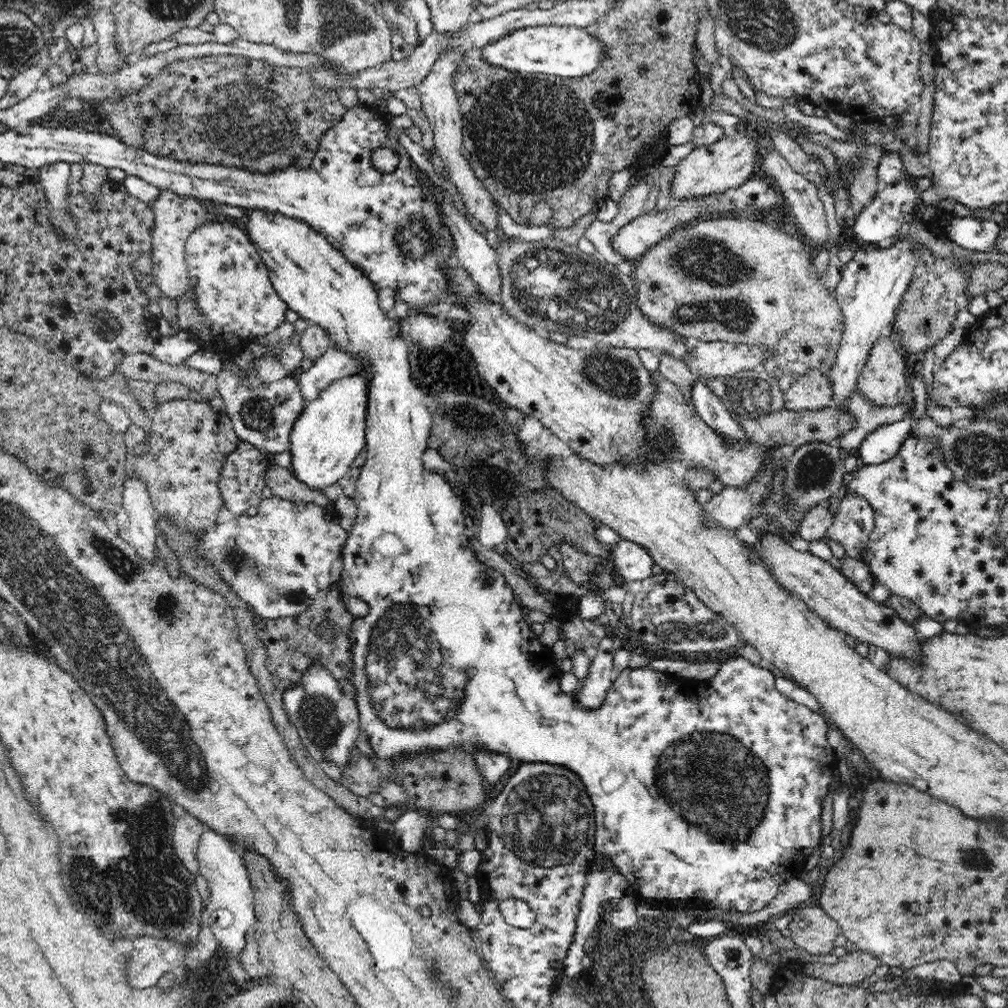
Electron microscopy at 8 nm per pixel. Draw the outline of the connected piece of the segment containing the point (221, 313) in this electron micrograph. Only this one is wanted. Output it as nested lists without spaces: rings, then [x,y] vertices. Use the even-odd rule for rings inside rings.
[[[230,220],[224,222],[204,222],[204,224],[198,225],[198,228],[194,228],[194,230],[188,234],[188,238],[184,244],[184,256],[187,265],[189,286],[194,290],[194,294],[196,294],[194,306],[200,308],[200,312],[202,312],[201,315],[204,316],[204,328],[206,328],[206,332],[208,332],[208,342],[206,342],[202,340],[202,338],[199,338],[196,333],[193,334],[185,331],[186,334],[192,336],[194,343],[198,343],[198,350],[211,350],[214,354],[220,356],[221,360],[230,360],[233,357],[238,356],[240,352],[244,352],[251,342],[256,342],[261,338],[264,338],[264,336],[270,334],[270,332],[274,332],[276,328],[280,328],[280,326],[286,322],[286,310],[288,310],[289,304],[286,304],[286,301],[282,300],[282,297],[276,292],[276,289],[271,284],[267,267],[263,264],[262,258],[260,258],[258,251],[256,251],[254,245],[251,243],[251,238],[246,234],[244,229],[238,228],[238,226],[235,226]]]

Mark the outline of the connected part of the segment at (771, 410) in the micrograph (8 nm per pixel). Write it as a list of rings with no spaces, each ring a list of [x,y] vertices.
[[[764,366],[744,370],[733,376],[705,376],[705,373],[702,372],[696,374],[696,380],[706,385],[737,419],[762,420],[766,416],[772,416],[772,414],[778,414],[778,412],[787,409],[785,392],[780,386],[778,376],[768,372]]]

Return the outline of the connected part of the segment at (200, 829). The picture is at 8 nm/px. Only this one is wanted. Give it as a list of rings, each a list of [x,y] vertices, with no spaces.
[[[188,811],[181,816],[174,817],[173,824],[173,840],[176,854],[186,864],[186,868],[196,874],[196,872],[199,872],[197,859],[199,838],[208,826]]]

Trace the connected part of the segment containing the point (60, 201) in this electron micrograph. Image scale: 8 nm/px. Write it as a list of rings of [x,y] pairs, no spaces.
[[[54,162],[40,168],[39,180],[44,185],[46,194],[53,200],[58,210],[67,208],[67,184],[70,175],[70,163]]]

